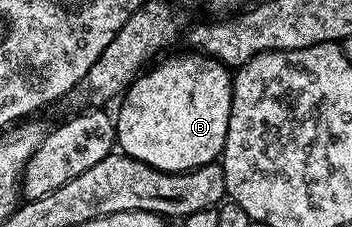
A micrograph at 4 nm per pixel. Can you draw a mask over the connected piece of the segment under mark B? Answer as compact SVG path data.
M198 51L186 52L179 53L168 61L160 60L151 67L156 69L148 68L140 73L126 93L122 94L118 102L119 113L117 112L115 117L115 139L118 148L128 157L141 163L149 163L149 167L157 167L166 173L184 173L218 162L222 158L229 131L232 70L220 63L216 57L207 57Z

